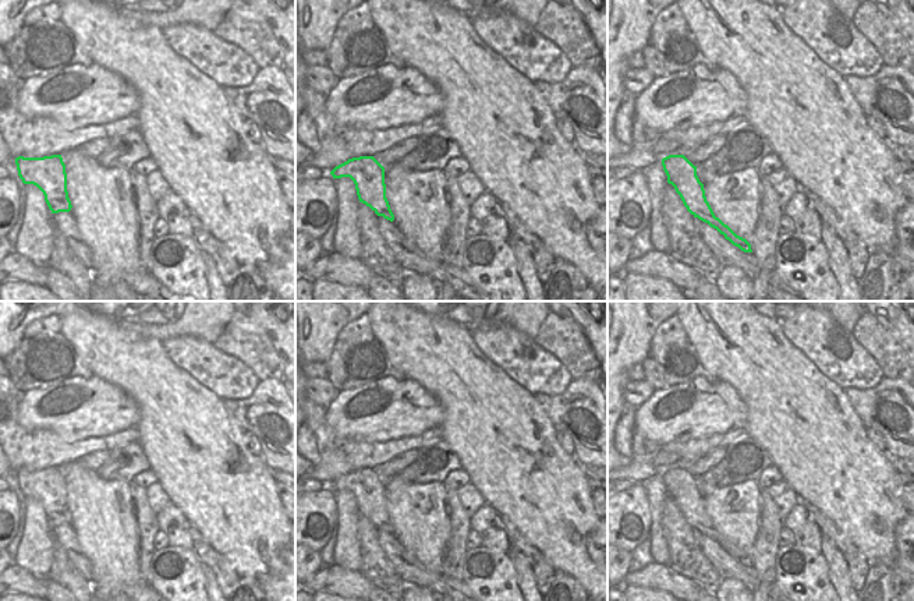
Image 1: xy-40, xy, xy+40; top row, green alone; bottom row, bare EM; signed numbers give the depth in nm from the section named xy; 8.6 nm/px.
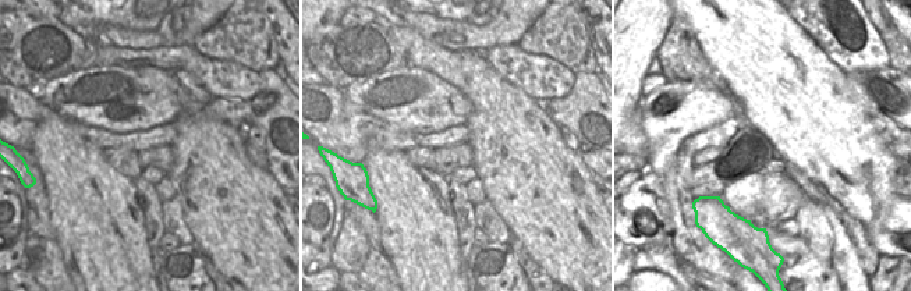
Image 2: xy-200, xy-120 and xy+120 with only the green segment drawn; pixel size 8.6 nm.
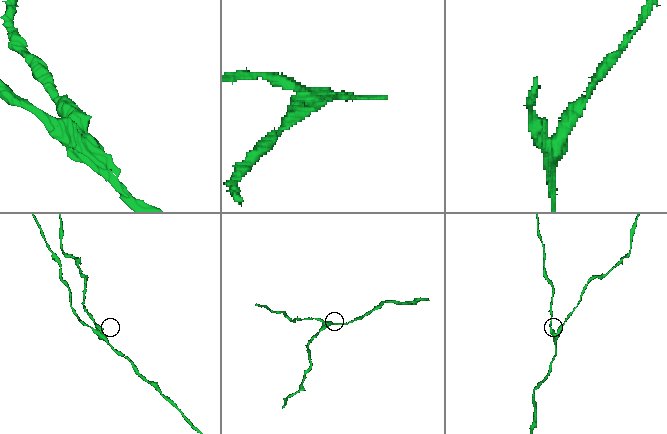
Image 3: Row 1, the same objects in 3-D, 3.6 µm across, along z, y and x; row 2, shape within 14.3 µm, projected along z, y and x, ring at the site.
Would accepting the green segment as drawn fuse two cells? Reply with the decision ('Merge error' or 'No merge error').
Merge error.

